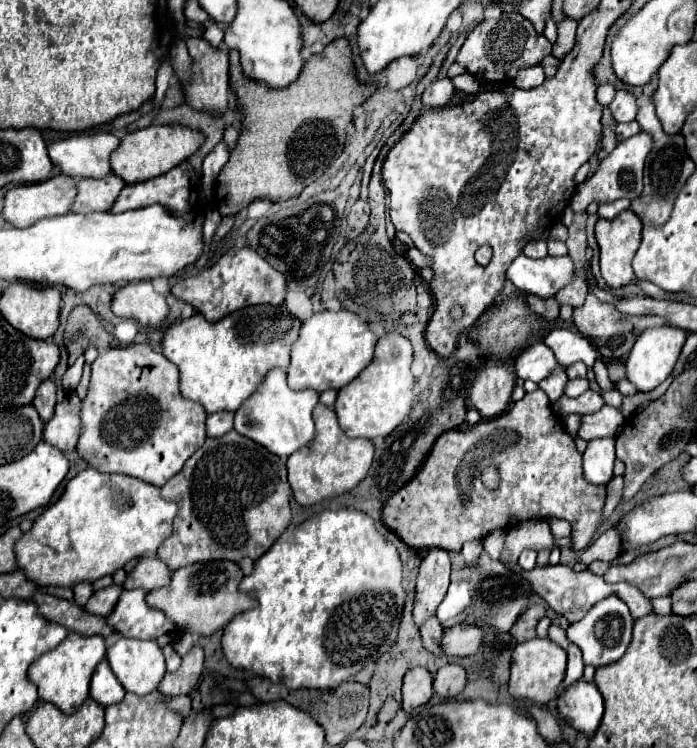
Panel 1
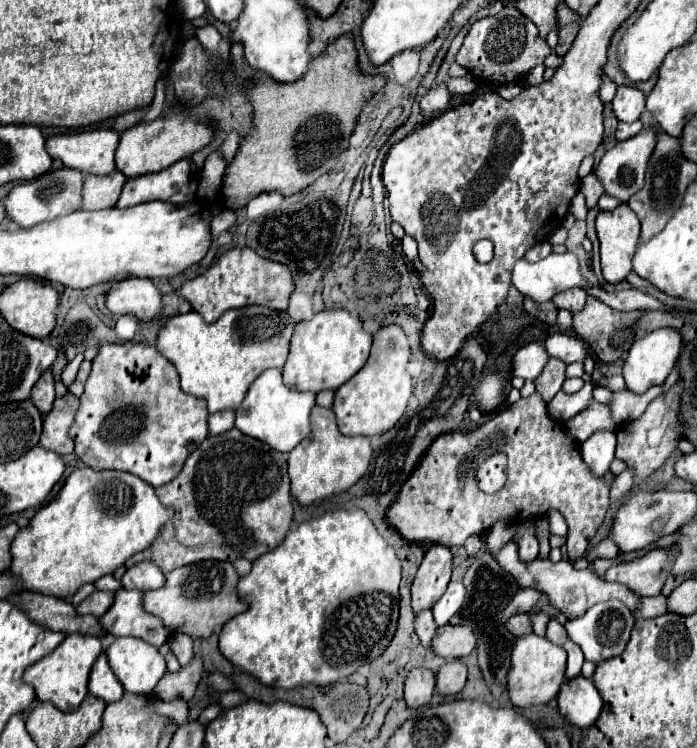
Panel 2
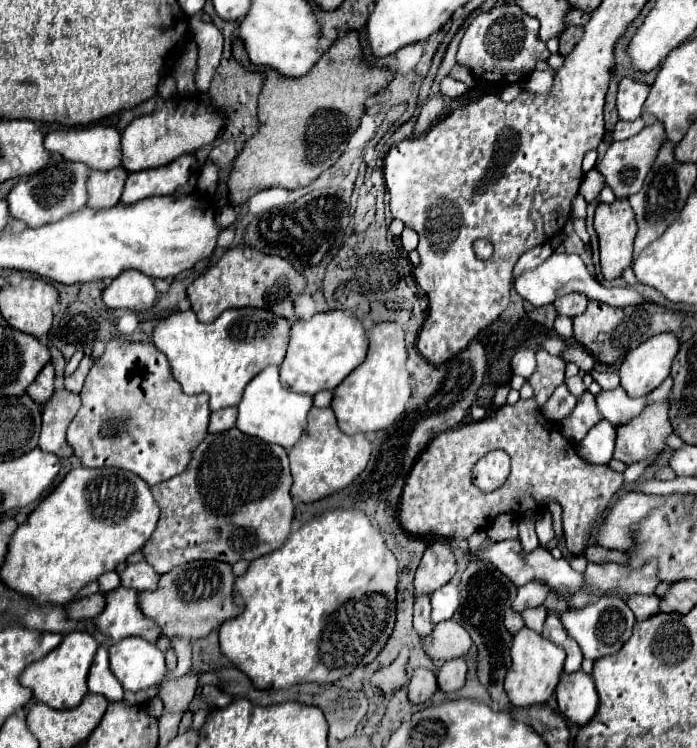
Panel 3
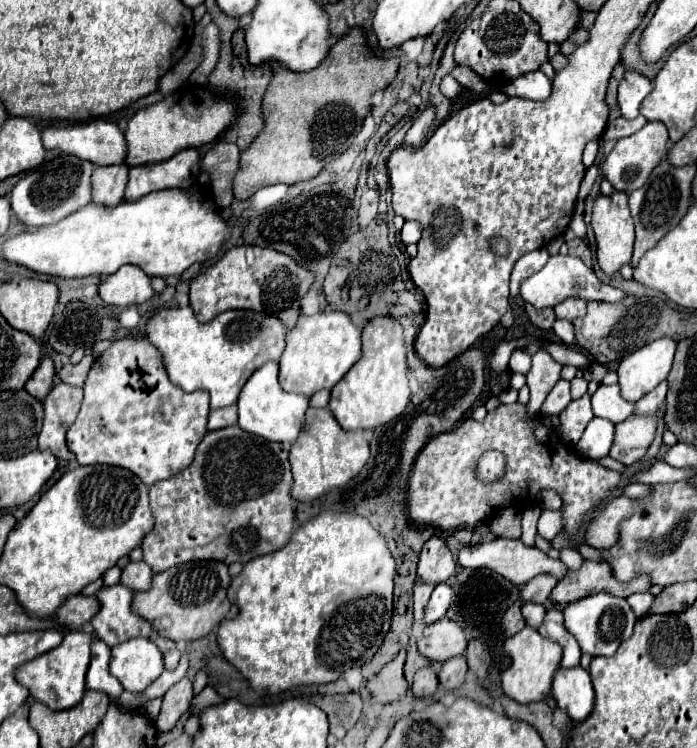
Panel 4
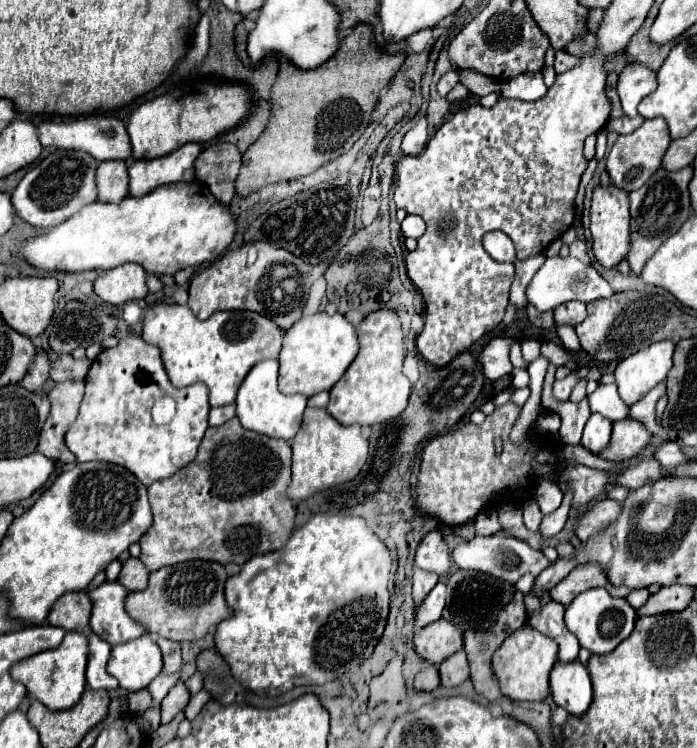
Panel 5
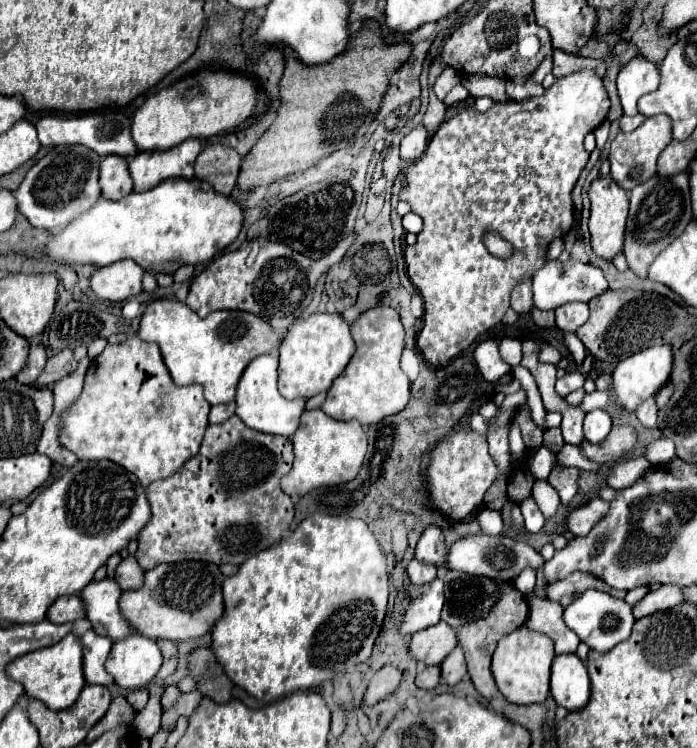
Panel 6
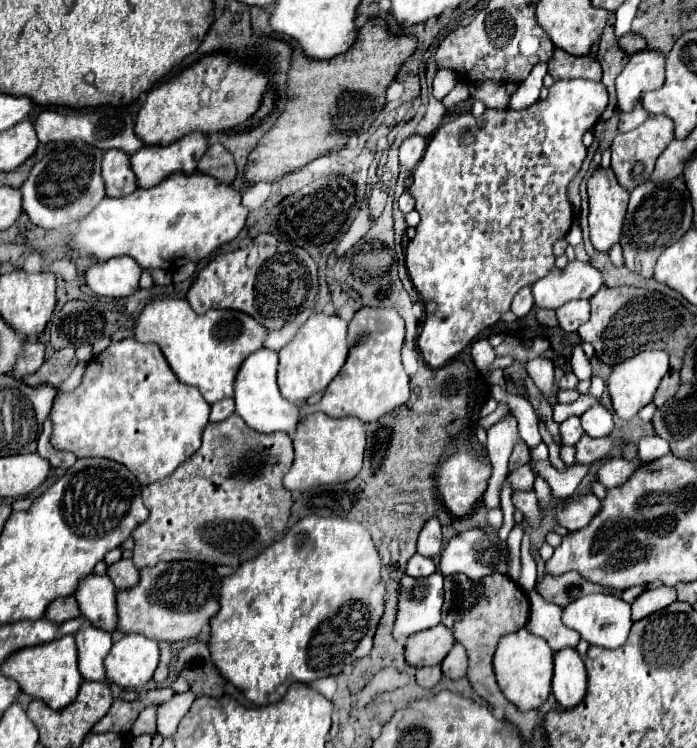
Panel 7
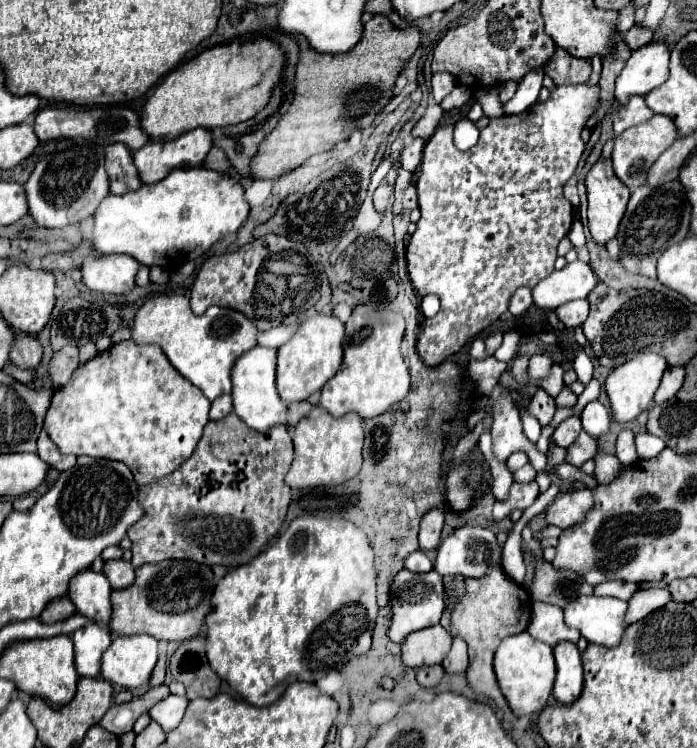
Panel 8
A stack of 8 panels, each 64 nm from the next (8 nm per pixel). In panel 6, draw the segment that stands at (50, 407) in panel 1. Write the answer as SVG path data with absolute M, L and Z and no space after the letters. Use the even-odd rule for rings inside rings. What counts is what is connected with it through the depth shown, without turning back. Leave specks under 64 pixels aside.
M32 346L30 348L30 356L28 356L28 364L24 366L24 370L16 376L16 380L20 384L26 384L26 386L34 386L34 382L38 380L38 376L42 374L44 366L46 366L46 350L44 346Z

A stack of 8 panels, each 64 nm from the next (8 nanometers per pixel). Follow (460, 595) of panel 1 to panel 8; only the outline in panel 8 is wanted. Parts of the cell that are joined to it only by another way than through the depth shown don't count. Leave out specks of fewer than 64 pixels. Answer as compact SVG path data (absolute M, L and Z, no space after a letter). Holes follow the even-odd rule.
M400 570L400 574L392 582L392 624L388 636L392 642L402 642L408 634L436 626L440 622L444 610L444 586L442 576L432 570L428 574L414 574L408 570Z

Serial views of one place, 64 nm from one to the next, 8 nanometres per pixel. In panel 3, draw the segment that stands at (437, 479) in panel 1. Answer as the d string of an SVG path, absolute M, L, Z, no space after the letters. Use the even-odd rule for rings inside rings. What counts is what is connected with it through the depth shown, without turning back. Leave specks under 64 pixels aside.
M528 398L528 400L518 400L512 406L504 404L480 422L466 424L462 428L438 434L426 446L426 450L420 454L418 462L414 464L414 468L406 480L396 516L398 516L400 526L406 532L410 532L412 536L422 538L424 534L426 536L434 534L434 536L448 538L448 540L466 540L470 534L474 534L478 530L486 530L500 514L514 512L516 516L526 516L528 512L538 512L538 510L546 508L550 502L558 502L562 506L566 546L572 556L578 556L588 546L588 538L590 538L594 526L602 518L604 510L608 508L612 496L618 492L620 486L622 486L622 474L610 470L608 466L596 468L594 464L588 464L586 460L582 460L576 454L574 444L562 436L560 426L556 422L550 422L542 414L542 410L534 398ZM498 448L510 456L512 470L502 488L494 490L492 494L486 494L472 484L472 466L482 456L486 456L490 450L498 450Z

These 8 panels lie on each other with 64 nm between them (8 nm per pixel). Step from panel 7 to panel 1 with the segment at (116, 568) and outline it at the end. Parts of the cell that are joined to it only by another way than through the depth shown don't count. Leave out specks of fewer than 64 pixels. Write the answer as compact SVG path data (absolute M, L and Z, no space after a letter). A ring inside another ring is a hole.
M150 556L150 558L142 558L138 562L138 566L128 574L124 588L126 590L144 588L144 590L150 592L154 588L168 586L170 580L172 580L170 568L158 556Z

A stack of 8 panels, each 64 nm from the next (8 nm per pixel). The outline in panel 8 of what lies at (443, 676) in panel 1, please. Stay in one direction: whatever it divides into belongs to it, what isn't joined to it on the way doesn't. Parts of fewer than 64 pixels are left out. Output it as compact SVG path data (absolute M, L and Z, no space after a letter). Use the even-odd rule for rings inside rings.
M454 638L452 642L452 650L448 652L448 656L442 662L444 670L448 674L464 674L468 668L468 654L466 654L466 644L460 638Z

